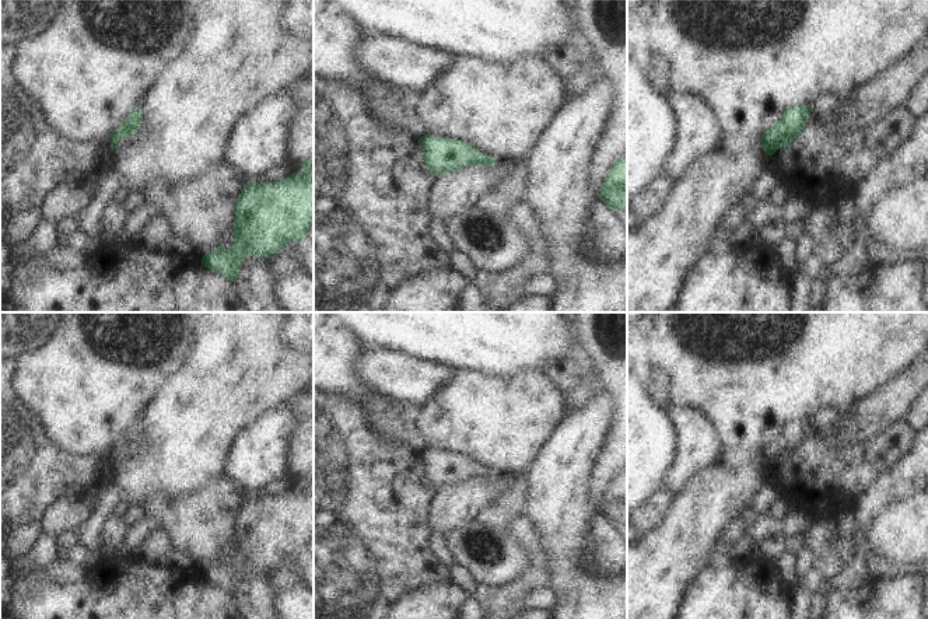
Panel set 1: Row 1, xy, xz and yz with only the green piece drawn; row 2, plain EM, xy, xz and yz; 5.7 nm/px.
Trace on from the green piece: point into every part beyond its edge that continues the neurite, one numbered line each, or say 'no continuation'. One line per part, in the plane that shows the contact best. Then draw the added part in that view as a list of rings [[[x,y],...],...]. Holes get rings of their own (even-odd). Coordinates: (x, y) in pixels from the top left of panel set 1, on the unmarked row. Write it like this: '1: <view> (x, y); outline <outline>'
no continuation

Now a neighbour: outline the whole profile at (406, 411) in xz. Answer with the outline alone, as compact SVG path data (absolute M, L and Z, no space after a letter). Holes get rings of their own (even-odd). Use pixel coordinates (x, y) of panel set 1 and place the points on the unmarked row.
M395 402L393 403L399 408L399 416L407 422L416 420L419 408L413 403L407 402Z

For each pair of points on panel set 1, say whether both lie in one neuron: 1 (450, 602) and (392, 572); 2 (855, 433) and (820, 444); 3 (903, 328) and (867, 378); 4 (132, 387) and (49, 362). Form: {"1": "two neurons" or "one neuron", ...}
{"1": "two neurons", "2": "two neurons", "3": "one neuron", "4": "one neuron"}

